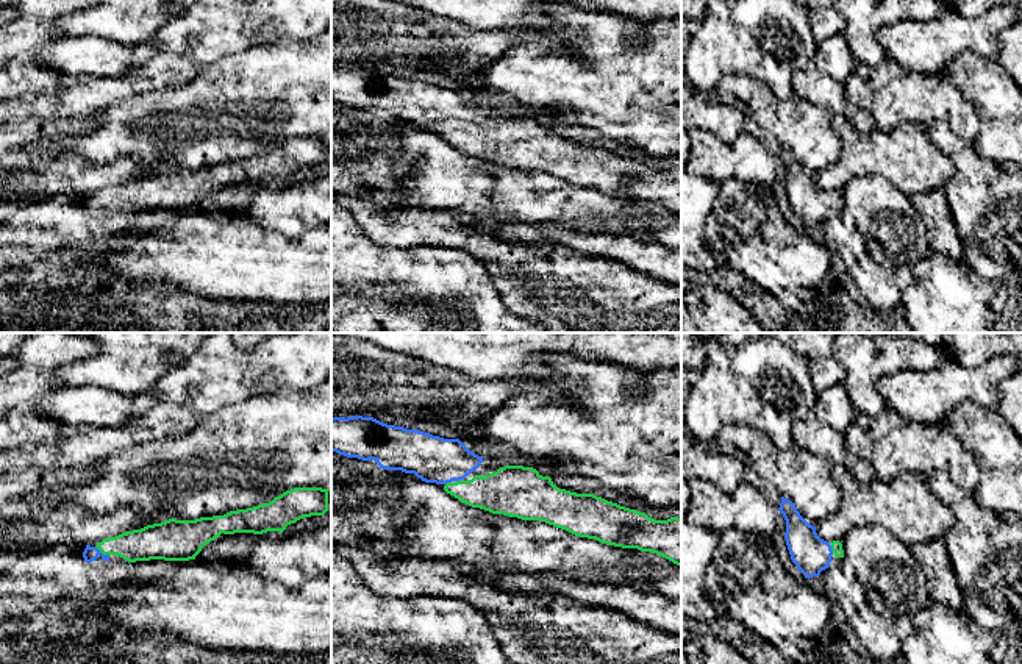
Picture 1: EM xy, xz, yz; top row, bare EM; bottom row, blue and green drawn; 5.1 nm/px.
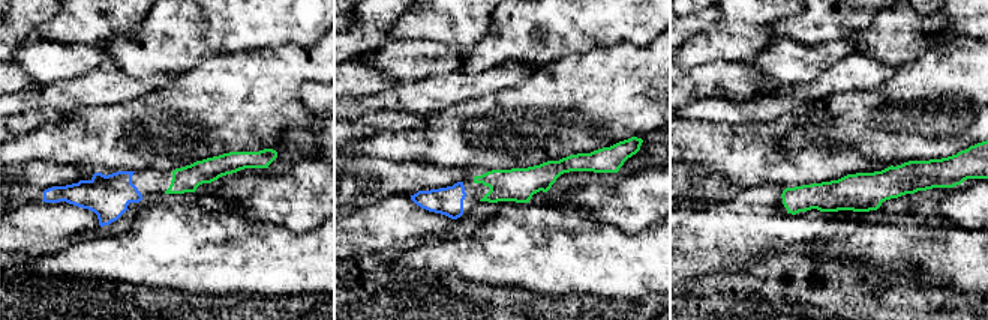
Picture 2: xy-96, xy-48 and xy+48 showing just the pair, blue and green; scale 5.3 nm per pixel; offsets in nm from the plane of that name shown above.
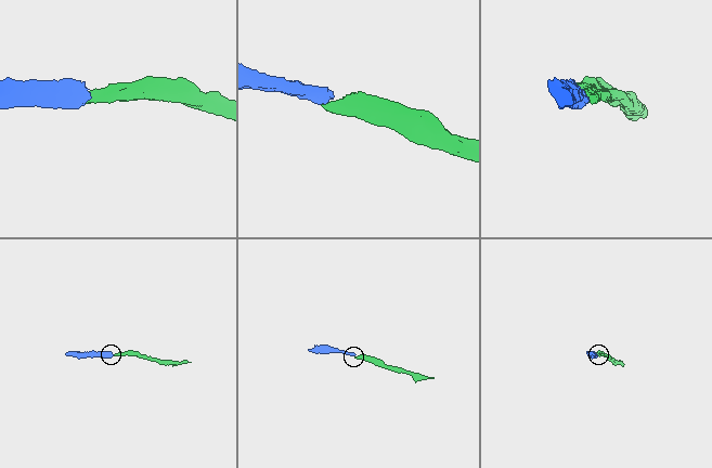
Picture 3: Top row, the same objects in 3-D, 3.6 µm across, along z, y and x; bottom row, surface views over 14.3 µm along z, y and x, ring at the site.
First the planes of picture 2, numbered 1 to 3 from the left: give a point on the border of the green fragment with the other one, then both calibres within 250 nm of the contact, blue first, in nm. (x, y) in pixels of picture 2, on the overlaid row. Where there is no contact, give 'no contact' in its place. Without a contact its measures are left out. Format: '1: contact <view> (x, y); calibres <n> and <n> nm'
1: no contact
2: no contact
3: no contact

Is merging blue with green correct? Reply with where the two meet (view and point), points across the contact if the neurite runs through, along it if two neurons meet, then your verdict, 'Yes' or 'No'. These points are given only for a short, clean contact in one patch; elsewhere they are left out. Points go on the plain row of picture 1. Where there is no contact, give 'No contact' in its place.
Touches blue at xy (100, 202). Path across: xy (91, 203), (100, 202), (110, 196), (144, 194). Yes

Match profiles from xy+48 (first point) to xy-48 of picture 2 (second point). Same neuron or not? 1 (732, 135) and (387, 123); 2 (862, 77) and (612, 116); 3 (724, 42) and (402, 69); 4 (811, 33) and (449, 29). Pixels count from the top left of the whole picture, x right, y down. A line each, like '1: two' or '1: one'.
1: one
2: two
3: two
4: one

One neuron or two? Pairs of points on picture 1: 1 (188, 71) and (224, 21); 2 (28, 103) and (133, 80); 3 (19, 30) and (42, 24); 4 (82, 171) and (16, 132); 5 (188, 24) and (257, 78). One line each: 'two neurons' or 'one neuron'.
1: two neurons
2: one neuron
3: one neuron
4: one neuron
5: two neurons

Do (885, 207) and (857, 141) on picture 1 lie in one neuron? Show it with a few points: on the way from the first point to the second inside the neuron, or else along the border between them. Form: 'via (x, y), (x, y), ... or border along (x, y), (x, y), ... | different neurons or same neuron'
border along (839, 191), (854, 178), (883, 175), (902, 192) | different neurons

